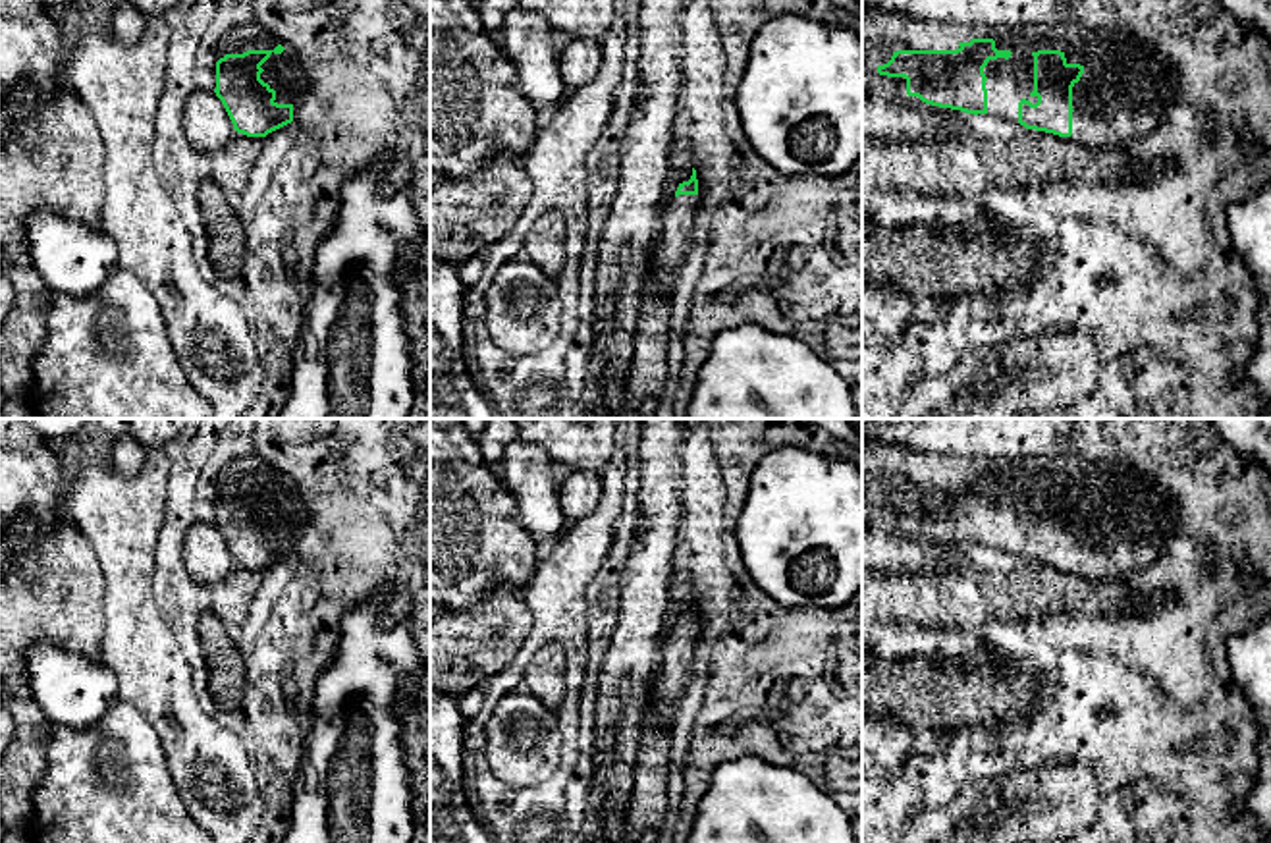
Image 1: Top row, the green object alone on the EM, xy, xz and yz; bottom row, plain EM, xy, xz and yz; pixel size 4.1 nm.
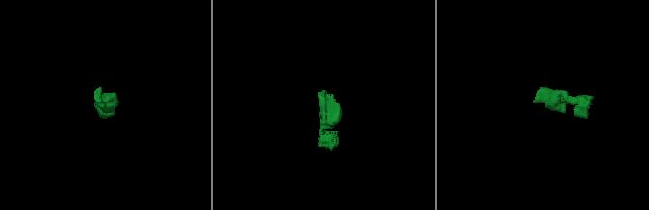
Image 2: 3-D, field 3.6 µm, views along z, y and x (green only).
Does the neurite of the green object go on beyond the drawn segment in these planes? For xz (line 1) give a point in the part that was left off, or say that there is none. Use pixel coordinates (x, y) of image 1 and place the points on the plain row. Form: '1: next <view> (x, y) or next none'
1: next none

